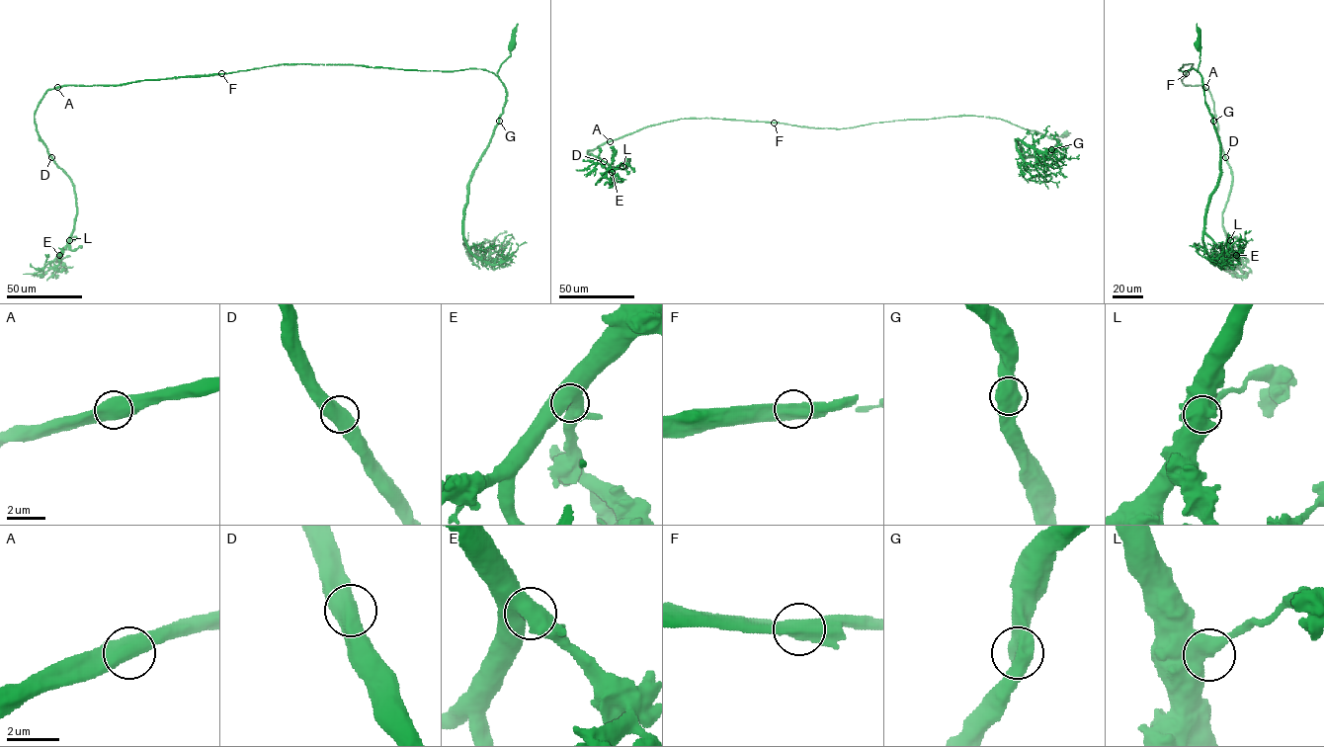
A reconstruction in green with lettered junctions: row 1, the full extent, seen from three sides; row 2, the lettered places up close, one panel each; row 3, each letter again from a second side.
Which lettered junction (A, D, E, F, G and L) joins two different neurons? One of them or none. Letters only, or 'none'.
F

